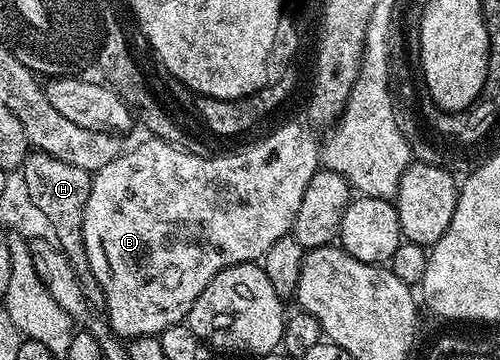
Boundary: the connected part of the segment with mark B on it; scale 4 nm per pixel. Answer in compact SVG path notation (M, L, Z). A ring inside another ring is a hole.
M281 125L270 137L262 139L258 145L245 149L242 153L229 153L226 157L199 156L160 139L145 141L133 150L122 152L107 167L92 174L91 195L87 195L87 207L83 215L83 243L87 251L87 259L91 263L91 271L95 271L95 279L105 292L104 312L109 313L109 325L124 339L135 337L151 337L160 335L164 329L172 325L182 324L188 318L195 299L223 271L232 265L248 265L262 260L279 239L290 236L293 220L299 211L299 203L303 203L303 191L307 191L307 183L317 174L319 168L319 141L313 138L312 128L304 129L301 125Z

